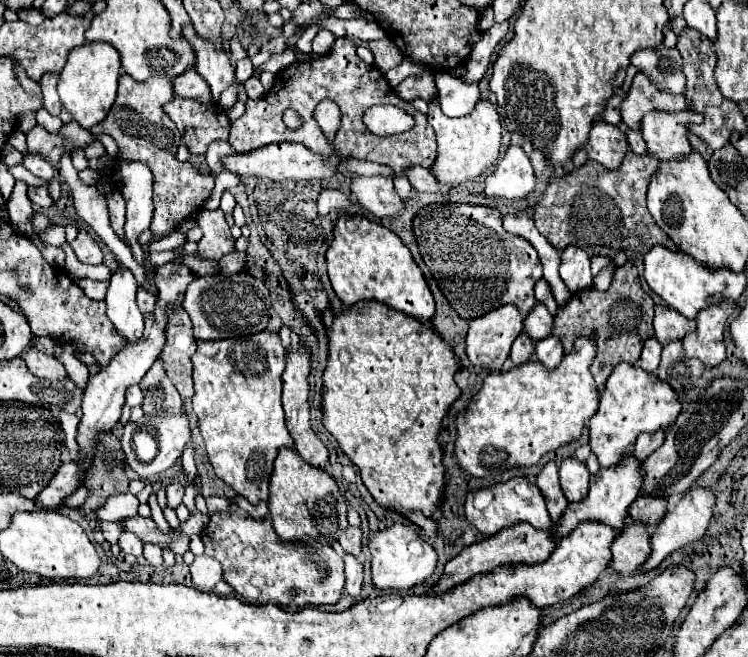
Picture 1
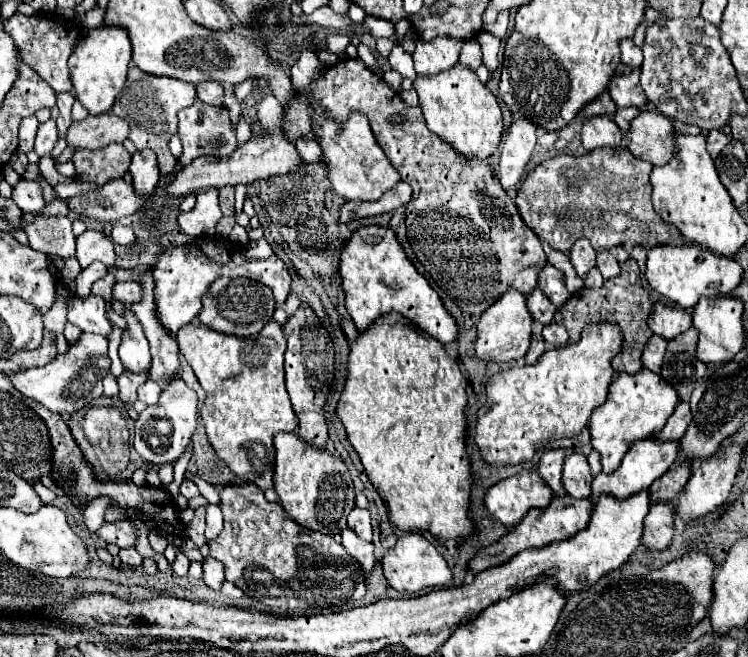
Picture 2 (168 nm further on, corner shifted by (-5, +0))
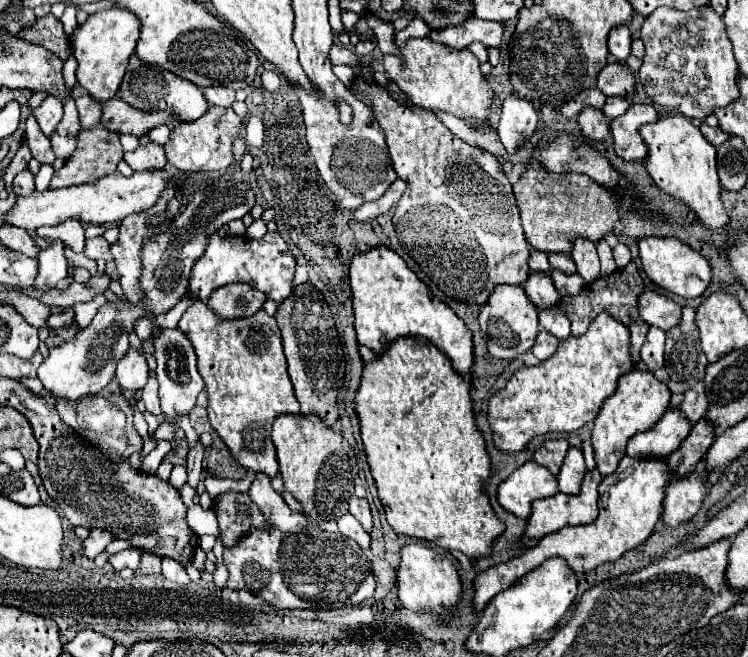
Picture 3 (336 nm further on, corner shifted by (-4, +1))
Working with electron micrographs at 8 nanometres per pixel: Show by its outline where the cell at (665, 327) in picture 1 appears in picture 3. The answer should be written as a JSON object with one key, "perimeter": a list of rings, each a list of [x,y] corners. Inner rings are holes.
{"perimeter":[[[644,292],[638,298],[638,312],[650,326],[656,326],[664,332],[674,328],[682,316],[682,308],[674,300],[656,292]]]}

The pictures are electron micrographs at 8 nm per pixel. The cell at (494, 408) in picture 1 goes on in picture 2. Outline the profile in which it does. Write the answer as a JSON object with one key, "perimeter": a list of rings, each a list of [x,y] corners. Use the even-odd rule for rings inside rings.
{"perimeter":[[[591,323],[577,343],[547,351],[537,365],[513,367],[493,375],[485,387],[493,405],[477,411],[475,443],[493,467],[529,461],[551,437],[575,437],[589,423],[595,407],[603,405],[613,381],[611,361],[623,349],[621,329],[613,323]]]}

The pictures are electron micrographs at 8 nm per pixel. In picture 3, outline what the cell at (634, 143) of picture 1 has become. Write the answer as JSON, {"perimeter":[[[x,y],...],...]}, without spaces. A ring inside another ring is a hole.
{"perimeter":[[[612,96],[612,98],[608,98],[606,100],[606,104],[604,104],[604,112],[606,112],[606,118],[608,120],[612,120],[612,118],[616,118],[616,116],[620,116],[622,112],[626,112],[626,108],[628,108],[630,104],[626,102],[626,98],[622,98],[622,96]]]}

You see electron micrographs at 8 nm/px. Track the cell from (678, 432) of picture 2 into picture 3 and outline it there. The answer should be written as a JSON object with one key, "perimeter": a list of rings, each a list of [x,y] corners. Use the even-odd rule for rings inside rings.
{"perimeter":[[[698,380],[696,386],[692,386],[684,394],[684,402],[680,404],[680,412],[684,414],[684,418],[690,424],[696,424],[704,416],[706,406],[708,406],[708,400],[706,400],[706,394],[704,394],[704,382]]]}

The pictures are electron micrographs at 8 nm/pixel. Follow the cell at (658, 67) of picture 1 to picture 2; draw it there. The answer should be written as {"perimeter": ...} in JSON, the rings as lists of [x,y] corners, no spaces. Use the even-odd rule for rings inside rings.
{"perimeter":[[[623,39],[619,43],[619,49],[621,49],[621,61],[625,65],[633,65],[633,67],[641,65],[641,49],[637,45],[633,45],[631,39]]]}

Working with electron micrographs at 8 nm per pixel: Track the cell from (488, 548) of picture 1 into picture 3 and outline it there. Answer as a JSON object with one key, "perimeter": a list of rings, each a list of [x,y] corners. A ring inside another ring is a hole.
{"perimeter":[[[590,470],[586,472],[584,476],[584,482],[582,482],[582,490],[580,494],[576,496],[568,496],[568,494],[556,494],[552,498],[544,498],[544,500],[536,500],[532,504],[532,516],[528,518],[526,522],[526,528],[524,528],[524,534],[522,534],[522,540],[520,540],[520,546],[528,546],[530,540],[534,538],[542,538],[550,532],[556,532],[564,526],[578,526],[578,524],[588,524],[588,522],[594,522],[596,516],[598,516],[598,484],[600,484],[602,476],[598,470]]]}

